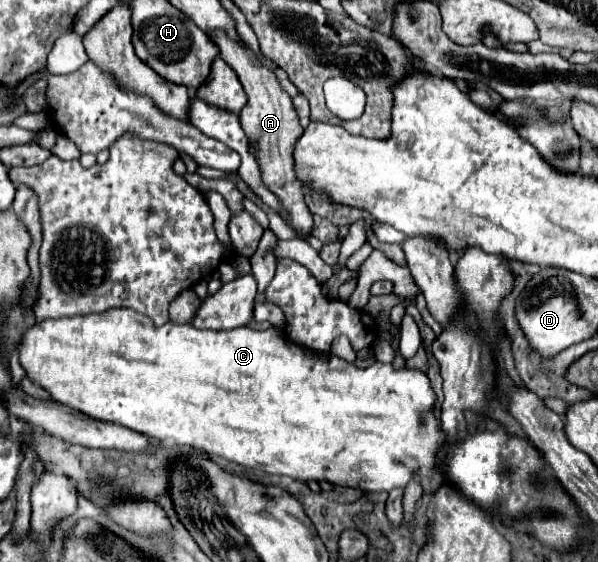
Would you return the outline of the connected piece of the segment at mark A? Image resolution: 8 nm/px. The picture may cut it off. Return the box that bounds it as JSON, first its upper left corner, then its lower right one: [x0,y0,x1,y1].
[216,35,314,239]

